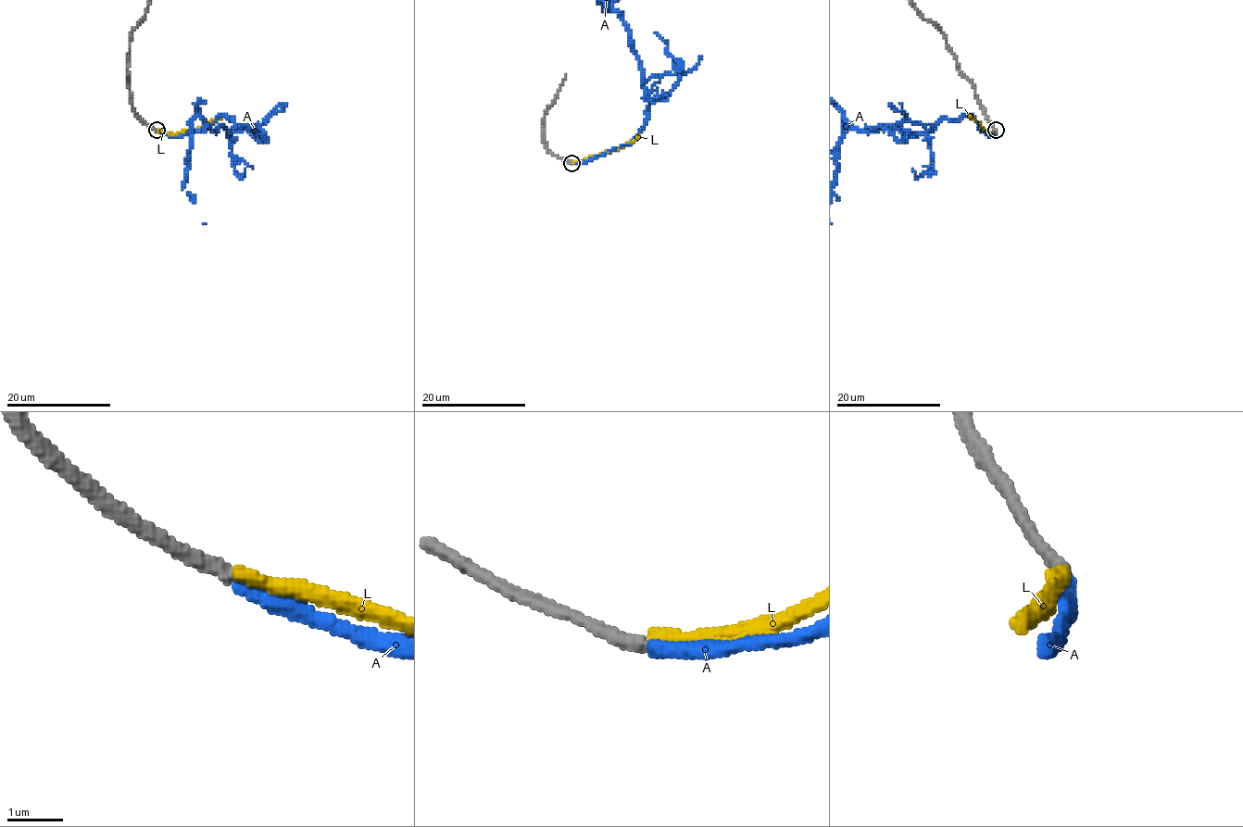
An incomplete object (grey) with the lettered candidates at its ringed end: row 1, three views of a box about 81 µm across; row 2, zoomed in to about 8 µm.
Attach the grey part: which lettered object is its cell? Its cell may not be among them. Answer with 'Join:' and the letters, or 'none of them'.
Join: A

